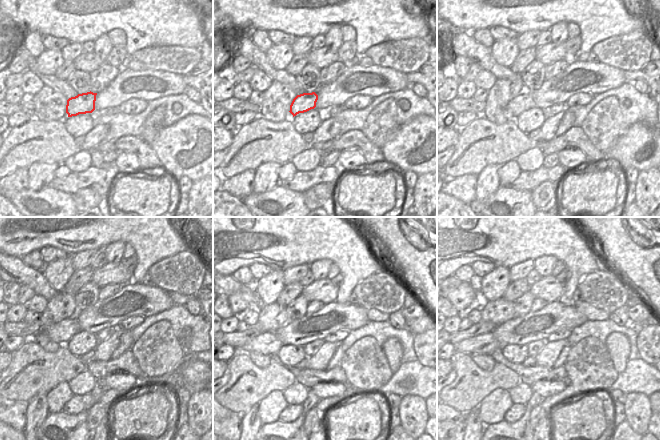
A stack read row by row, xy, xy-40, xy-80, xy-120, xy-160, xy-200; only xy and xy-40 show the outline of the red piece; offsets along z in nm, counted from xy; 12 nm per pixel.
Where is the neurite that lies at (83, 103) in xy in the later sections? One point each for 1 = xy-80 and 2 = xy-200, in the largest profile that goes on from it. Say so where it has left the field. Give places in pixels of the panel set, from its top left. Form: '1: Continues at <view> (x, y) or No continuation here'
1: Continues at xy-80 (523, 102)
2: Continues at xy-200 (486, 343)

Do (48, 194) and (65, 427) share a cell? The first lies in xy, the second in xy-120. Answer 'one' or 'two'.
one

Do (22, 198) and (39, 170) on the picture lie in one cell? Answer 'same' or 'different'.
different

